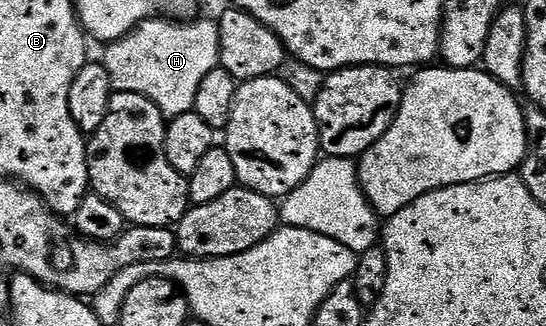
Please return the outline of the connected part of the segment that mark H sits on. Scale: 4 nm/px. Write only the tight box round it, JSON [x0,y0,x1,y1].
[103,18,220,116]

